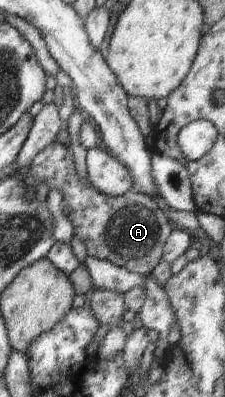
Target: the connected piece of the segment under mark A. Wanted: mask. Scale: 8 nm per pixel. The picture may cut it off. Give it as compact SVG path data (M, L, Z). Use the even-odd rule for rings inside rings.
M57 140L39 151L30 165L29 175L37 181L36 185L43 182L49 191L58 189L63 194L63 200L66 199L70 210L67 217L73 225L73 233L85 244L87 257L111 261L138 275L151 275L173 231L169 219L159 209L155 199L135 189L122 197L100 193L89 179L79 178L73 152Z

